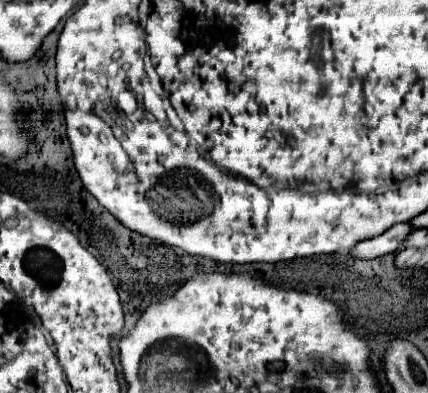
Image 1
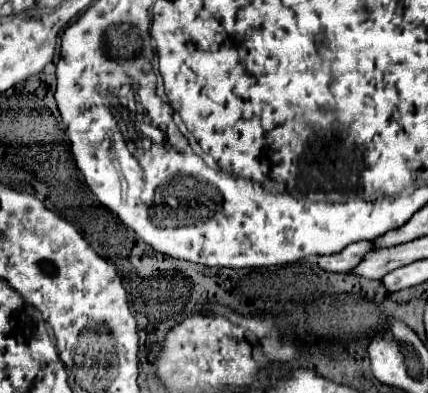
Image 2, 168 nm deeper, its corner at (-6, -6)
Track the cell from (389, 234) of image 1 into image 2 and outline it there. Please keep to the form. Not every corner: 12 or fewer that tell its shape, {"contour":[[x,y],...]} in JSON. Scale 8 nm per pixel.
{"contour":[[356,242],[332,256],[320,256],[320,268],[350,272],[364,254],[376,250],[372,242]]}

